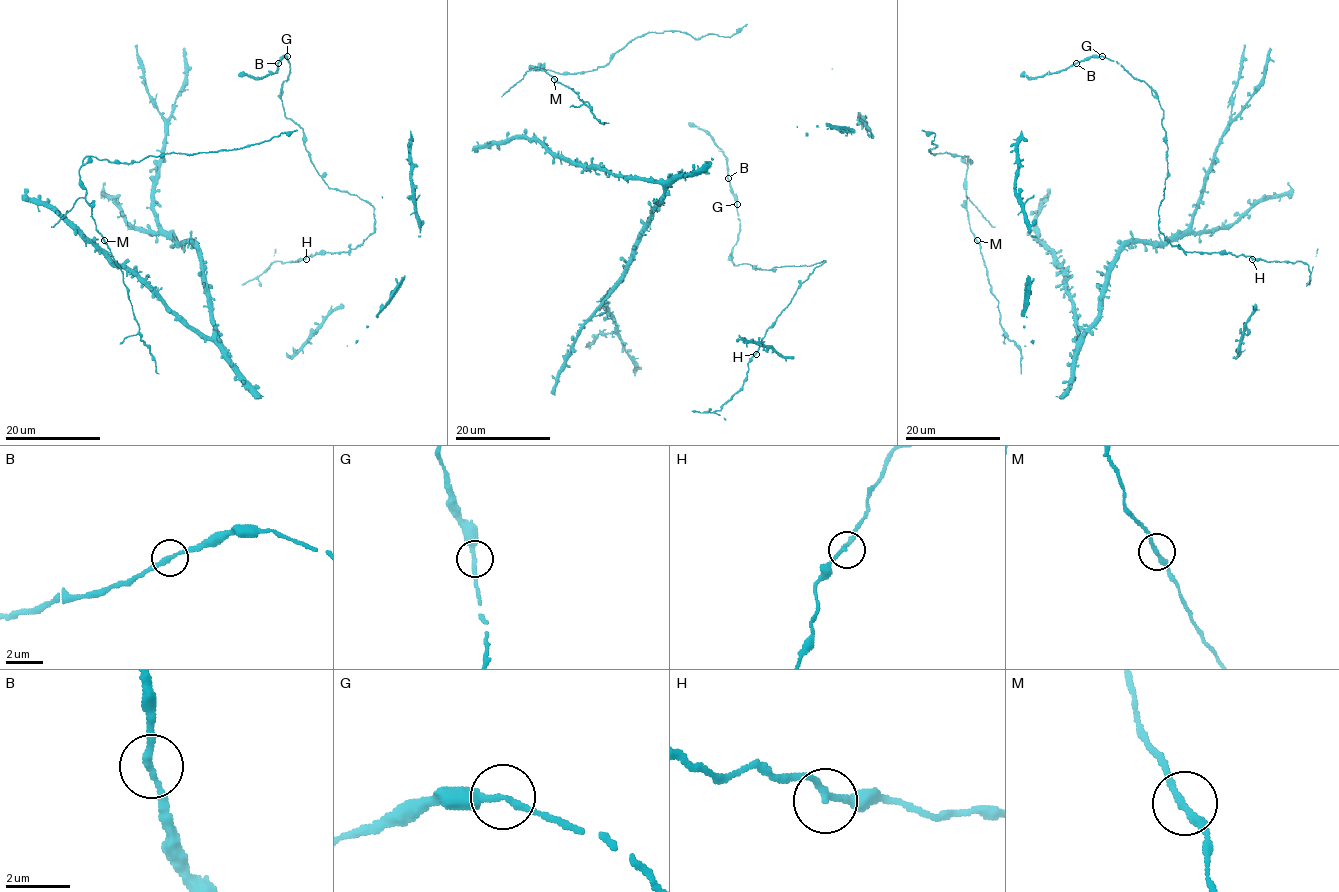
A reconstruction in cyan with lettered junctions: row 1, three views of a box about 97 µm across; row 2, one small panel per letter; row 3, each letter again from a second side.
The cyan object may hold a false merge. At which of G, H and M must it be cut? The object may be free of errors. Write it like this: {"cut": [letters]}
{"cut": []}

